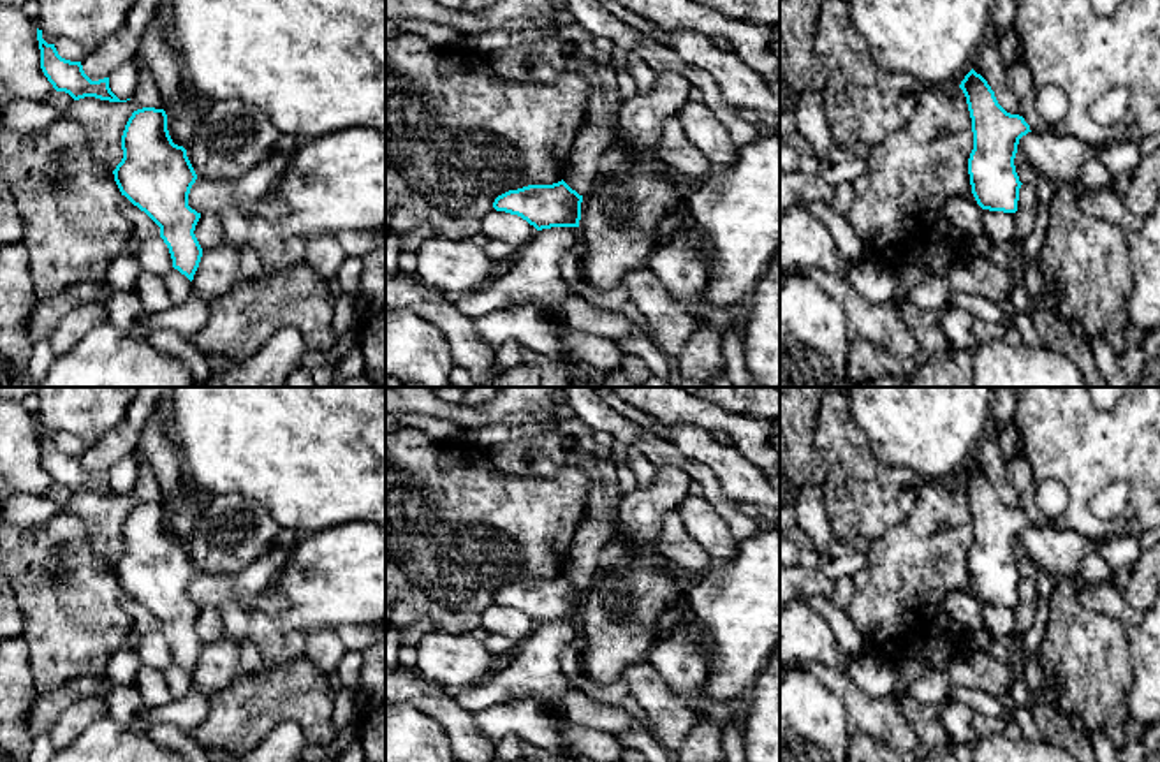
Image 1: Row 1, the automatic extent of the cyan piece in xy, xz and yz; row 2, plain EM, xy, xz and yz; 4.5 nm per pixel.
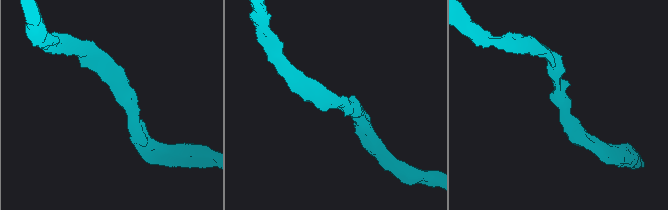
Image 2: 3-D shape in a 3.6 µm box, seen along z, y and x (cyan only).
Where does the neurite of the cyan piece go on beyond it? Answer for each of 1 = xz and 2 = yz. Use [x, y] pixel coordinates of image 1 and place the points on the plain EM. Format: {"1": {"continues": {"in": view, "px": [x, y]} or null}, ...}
{"1": {"continues": null}, "2": {"continues": null}}

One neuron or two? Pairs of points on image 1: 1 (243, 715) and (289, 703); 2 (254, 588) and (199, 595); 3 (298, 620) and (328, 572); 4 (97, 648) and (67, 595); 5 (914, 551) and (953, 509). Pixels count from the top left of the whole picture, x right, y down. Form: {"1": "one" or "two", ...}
{"1": "one", "2": "one", "3": "one", "4": "one", "5": "one"}

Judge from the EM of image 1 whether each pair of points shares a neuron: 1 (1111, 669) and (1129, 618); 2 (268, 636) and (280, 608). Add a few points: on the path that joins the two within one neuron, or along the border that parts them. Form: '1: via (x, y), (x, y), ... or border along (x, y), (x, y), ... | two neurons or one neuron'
1: border along (1086, 609), (1116, 618), (1127, 629) | two neurons
2: border along (250, 609), (261, 609), (277, 620) | two neurons

